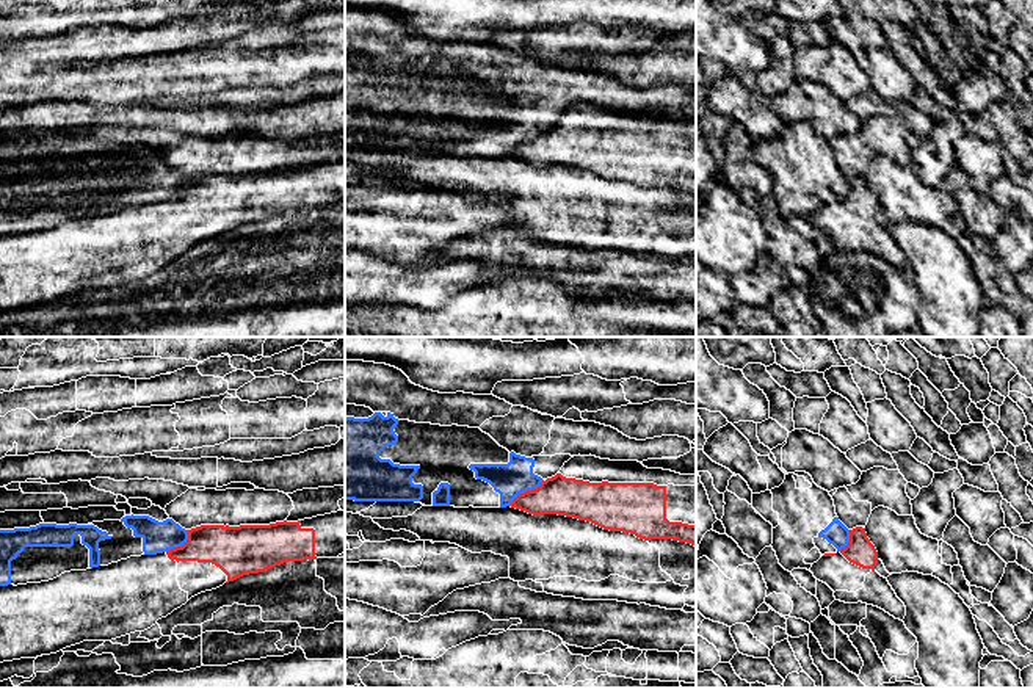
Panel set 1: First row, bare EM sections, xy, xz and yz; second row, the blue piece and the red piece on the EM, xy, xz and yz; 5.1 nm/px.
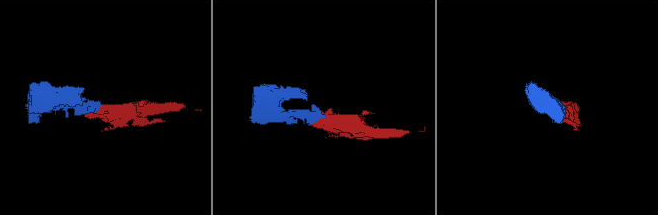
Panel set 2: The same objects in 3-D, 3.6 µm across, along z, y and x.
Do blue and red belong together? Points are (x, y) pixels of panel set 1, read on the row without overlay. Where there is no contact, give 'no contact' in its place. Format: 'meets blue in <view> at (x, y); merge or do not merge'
meets blue in xz at (525, 140); do not merge

